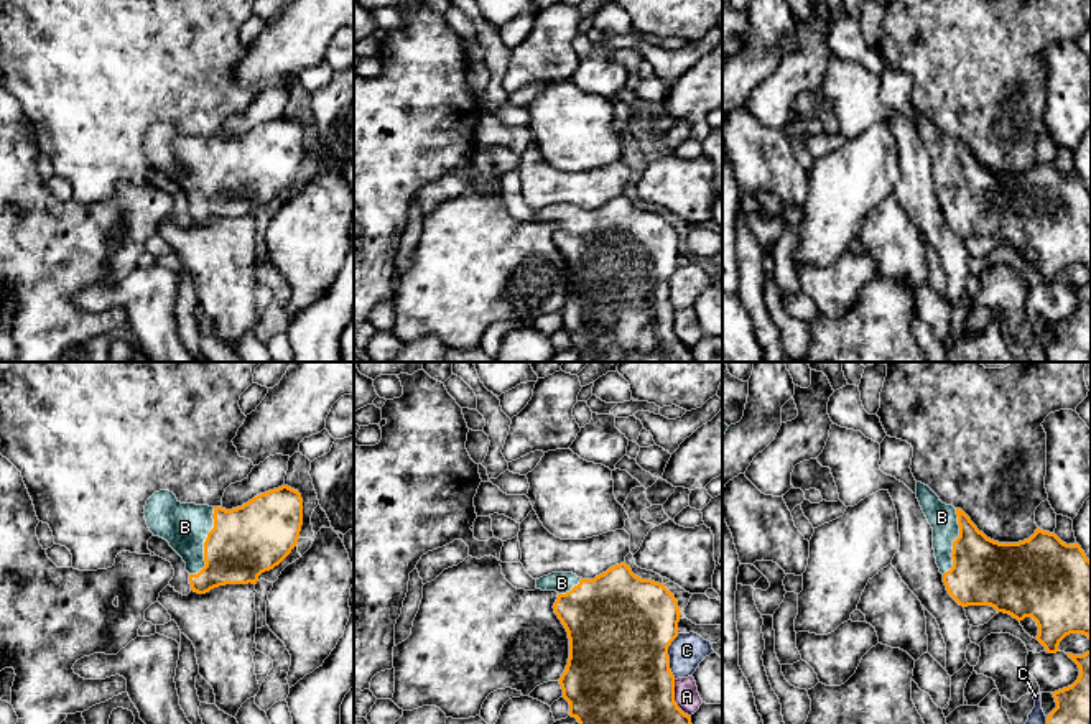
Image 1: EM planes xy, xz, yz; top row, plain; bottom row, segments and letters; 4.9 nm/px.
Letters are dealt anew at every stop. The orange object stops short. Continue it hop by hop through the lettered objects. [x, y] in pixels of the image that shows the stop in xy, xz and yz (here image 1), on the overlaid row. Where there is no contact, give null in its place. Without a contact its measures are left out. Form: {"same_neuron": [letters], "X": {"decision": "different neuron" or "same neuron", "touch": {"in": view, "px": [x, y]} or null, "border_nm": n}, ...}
{"same_neuron": ["B"], "A": {"decision": "different neuron", "touch": {"in": "xz", "px": [673, 698]}, "border_nm": 200}, "B": {"decision": "same neuron", "touch": {"in": "xy", "px": [204, 543]}, "border_nm": 360}, "C": {"decision": "different neuron", "touch": {"in": "xz", "px": [668, 657]}, "border_nm": 220}}

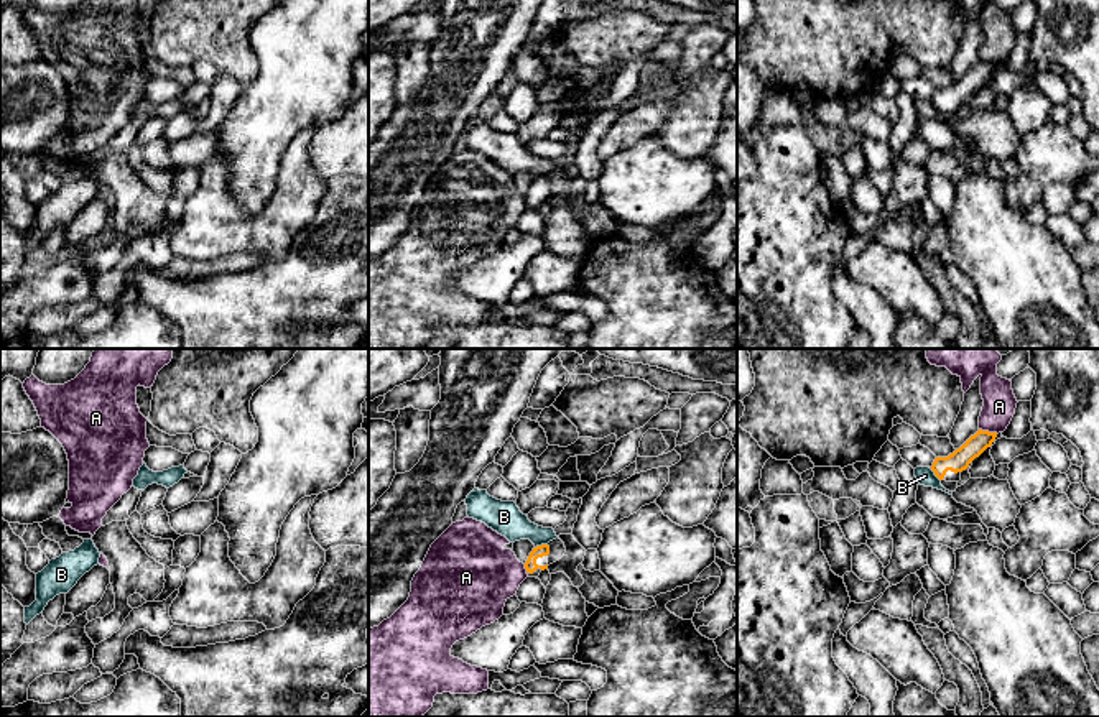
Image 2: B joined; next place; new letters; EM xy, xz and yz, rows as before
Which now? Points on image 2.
{"same_neuron": [], "A": {"decision": "different neuron", "touch": {"in": "yz", "px": [989, 433]}, "border_nm": 100}, "B": {"decision": "different neuron", "touch": {"in": "xz", "px": [542, 545]}, "border_nm": 70}}

